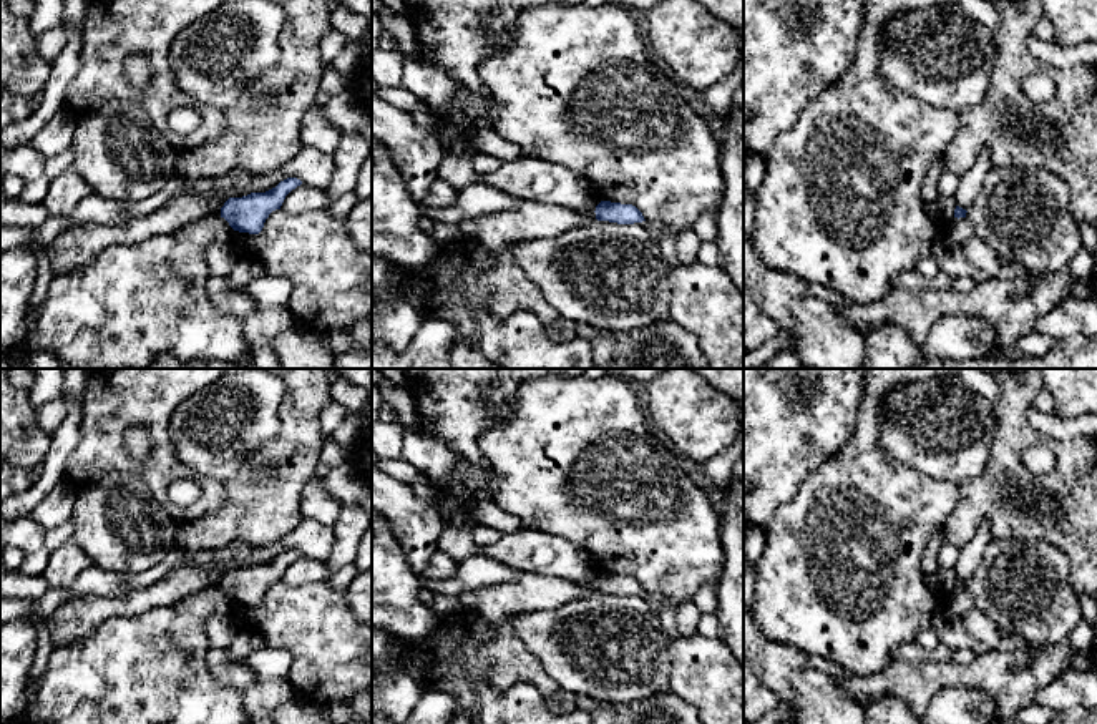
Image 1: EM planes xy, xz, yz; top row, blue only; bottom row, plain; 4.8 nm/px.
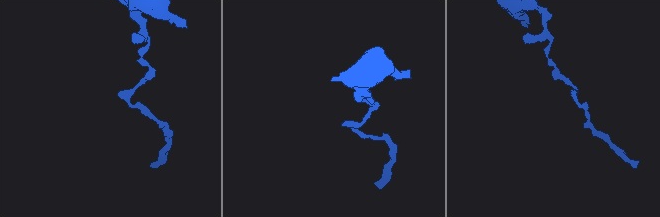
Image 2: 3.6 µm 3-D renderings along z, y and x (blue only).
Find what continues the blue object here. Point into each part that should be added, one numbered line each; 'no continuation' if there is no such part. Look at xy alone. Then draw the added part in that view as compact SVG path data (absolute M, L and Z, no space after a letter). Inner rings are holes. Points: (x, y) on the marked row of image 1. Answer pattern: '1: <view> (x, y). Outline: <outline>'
no continuation

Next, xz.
no continuation

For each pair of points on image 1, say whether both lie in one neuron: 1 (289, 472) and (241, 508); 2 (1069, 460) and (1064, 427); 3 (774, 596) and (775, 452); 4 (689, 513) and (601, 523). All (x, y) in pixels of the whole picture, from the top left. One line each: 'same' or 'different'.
1: same
2: different
3: different
4: same

